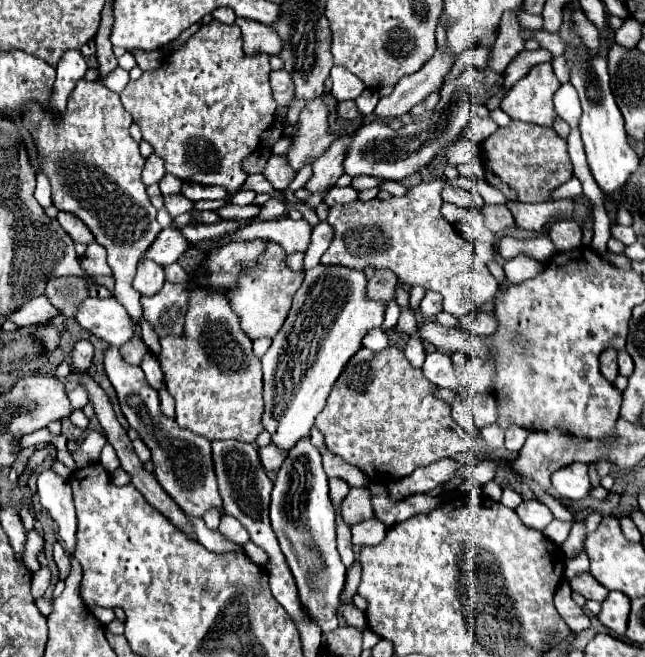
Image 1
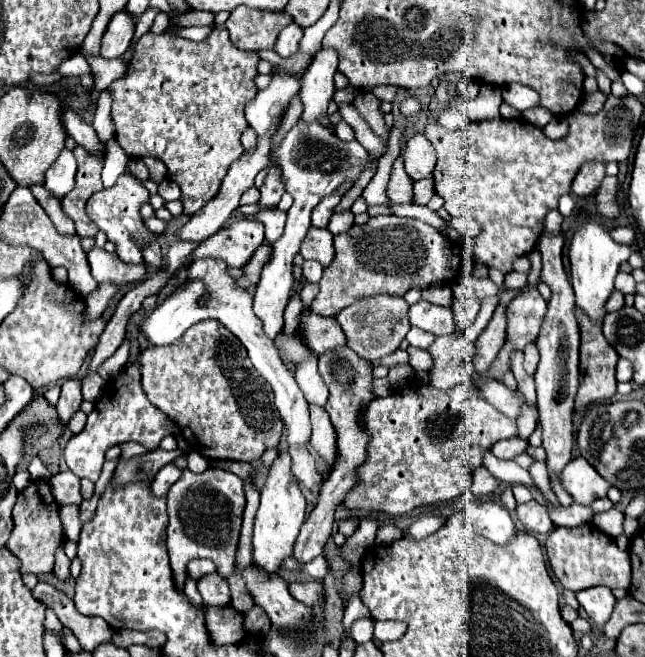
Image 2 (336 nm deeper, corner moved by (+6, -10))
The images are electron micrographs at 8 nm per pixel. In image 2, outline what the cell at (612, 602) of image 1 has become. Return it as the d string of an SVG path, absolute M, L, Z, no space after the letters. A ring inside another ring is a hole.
M592 586L588 590L576 592L576 600L586 610L588 618L596 626L604 626L612 614L616 598L606 586Z

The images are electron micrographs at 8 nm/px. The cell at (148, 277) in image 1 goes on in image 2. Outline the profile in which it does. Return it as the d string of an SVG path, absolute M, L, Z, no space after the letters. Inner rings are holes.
M98 246L86 252L86 258L88 258L92 276L96 282L110 280L110 282L120 282L120 284L130 284L130 282L138 282L146 272L142 264L124 266L124 262L120 262L116 254L110 254Z

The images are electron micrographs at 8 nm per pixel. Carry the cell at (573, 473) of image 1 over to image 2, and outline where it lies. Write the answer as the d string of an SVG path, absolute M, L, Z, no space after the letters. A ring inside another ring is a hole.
M582 456L568 462L562 472L562 484L578 504L590 504L596 498L604 498L610 482L604 480Z

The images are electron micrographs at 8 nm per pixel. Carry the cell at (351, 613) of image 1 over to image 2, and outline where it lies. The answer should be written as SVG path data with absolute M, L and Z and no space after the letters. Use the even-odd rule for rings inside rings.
M290 448L290 456L292 456L292 474L300 482L304 482L306 488L310 488L312 492L318 494L324 480L320 478L320 474L316 470L316 460L308 452L308 448Z

